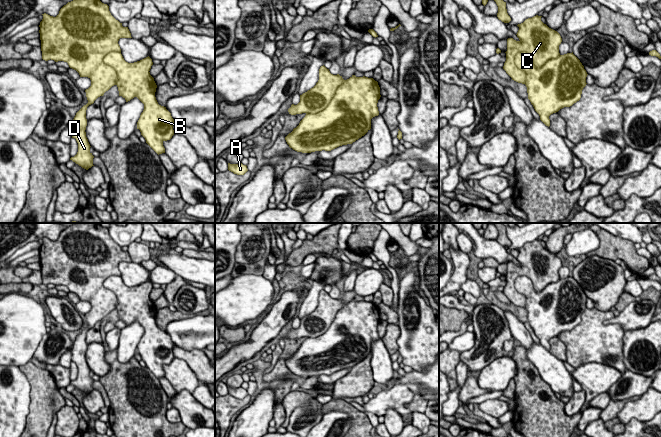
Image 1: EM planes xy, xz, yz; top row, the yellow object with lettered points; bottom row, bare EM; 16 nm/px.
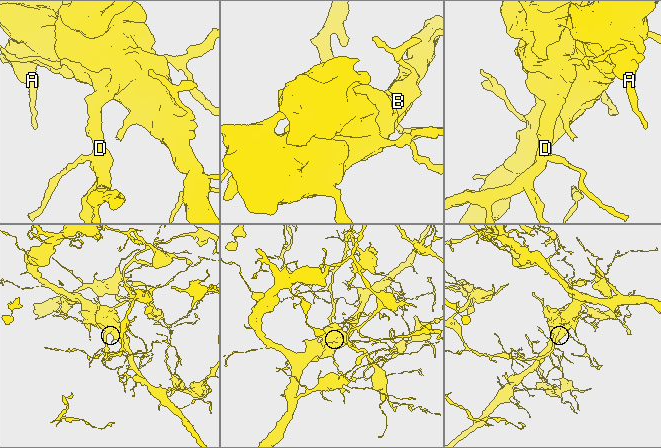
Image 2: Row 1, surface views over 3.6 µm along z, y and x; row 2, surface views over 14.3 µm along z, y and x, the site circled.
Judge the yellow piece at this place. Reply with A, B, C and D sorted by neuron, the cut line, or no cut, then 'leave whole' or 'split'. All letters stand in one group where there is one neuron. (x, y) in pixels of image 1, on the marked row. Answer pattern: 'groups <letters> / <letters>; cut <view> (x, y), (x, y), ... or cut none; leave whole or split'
groups A B / C D; cut yz (559, 54), (539, 67), (526, 52), (518, 52), (513, 61); split

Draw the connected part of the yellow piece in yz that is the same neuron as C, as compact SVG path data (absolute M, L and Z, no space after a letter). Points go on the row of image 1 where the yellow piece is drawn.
M534 16L518 24L518 41L507 39L506 61L503 69L518 83L525 83L526 73L520 70L514 62L514 56L519 52L527 52L533 59L534 66L542 67L549 59L557 58L559 45L562 42L560 34L541 21L542 16Z

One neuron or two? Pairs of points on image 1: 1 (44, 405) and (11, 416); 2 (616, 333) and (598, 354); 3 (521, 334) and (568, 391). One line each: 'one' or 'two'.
1: two
2: one
3: one

